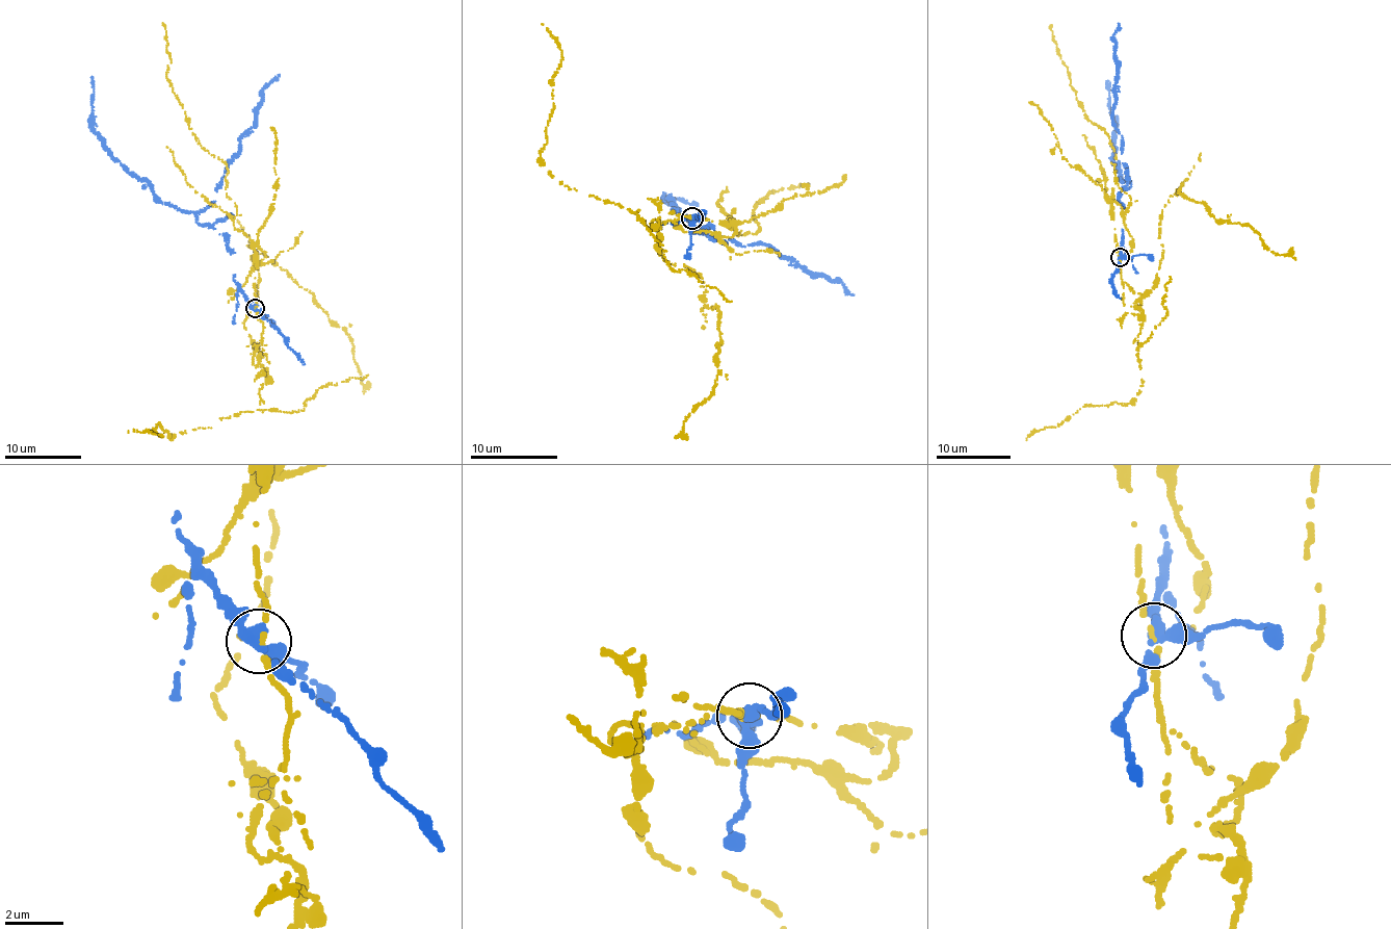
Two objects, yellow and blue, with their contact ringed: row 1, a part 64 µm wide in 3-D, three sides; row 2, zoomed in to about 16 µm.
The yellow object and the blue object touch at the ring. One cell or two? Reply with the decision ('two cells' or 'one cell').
two cells

